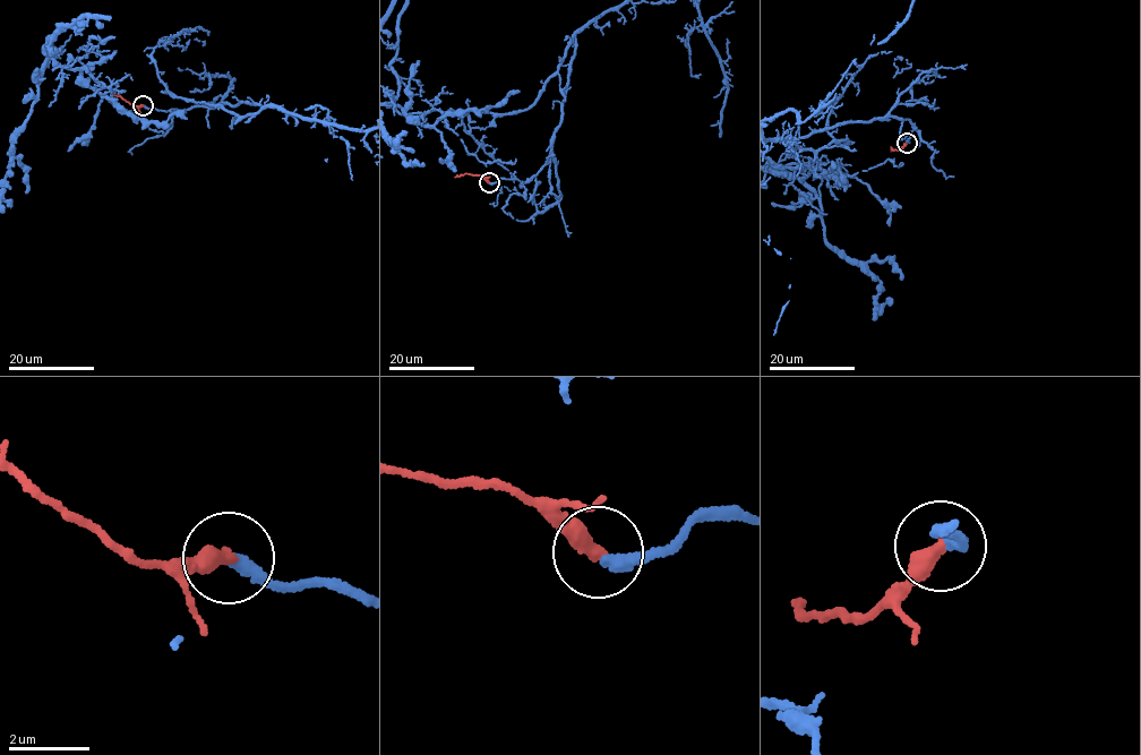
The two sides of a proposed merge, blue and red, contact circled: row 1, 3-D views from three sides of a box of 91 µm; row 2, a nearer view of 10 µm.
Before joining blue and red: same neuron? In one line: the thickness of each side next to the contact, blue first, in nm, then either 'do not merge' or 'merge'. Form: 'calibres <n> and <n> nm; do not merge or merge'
calibres 300 and 400 nm; merge

